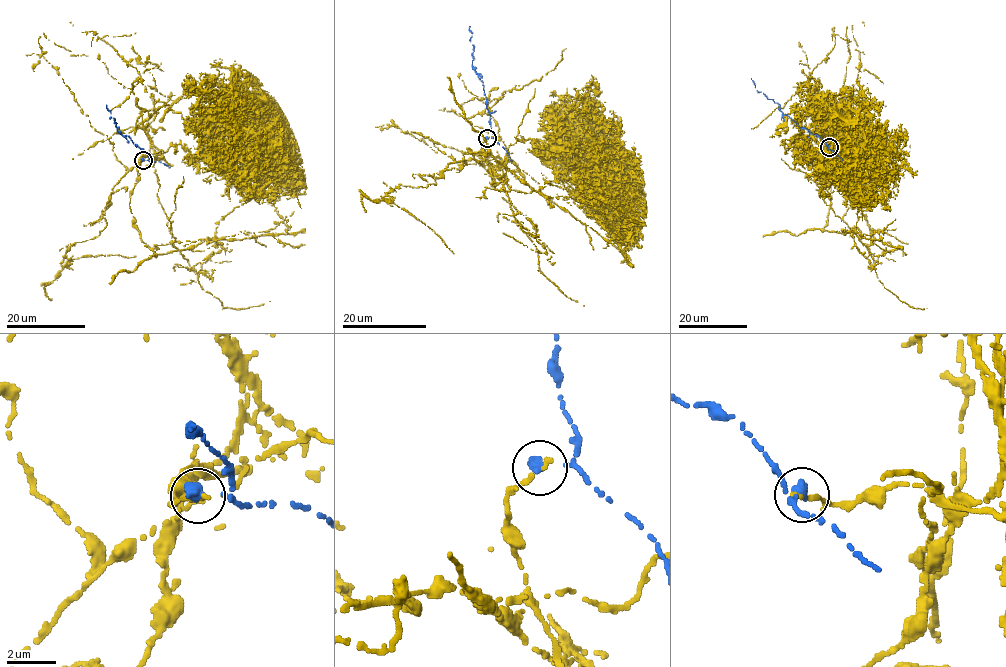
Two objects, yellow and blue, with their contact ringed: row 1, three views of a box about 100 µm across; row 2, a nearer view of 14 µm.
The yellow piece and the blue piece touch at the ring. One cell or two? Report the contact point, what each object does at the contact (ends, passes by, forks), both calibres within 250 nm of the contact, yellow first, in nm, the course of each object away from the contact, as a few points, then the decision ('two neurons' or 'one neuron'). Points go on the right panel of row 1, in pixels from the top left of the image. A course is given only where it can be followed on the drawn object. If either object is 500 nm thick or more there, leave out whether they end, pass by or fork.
place (829, 147); yellow ends; blue ends; calibres 240 and 420 nm; course yellow (829, 147), (857, 148), (835, 174), (824, 228), (845, 234), (855, 229), (862, 202), (801, 90), (808, 82); course blue (829, 147), (820, 136), (800, 128), (784, 115), (777, 102), (756, 90), (751, 78); two neurons

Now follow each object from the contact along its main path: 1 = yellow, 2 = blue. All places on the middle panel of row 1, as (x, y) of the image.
1: (488, 139), (490, 173), (466, 148), (547, 197), (591, 202), (603, 190), (598, 149), (560, 104)
2: (487, 139), (492, 138), (494, 132), (483, 83), (472, 63), (472, 33), (469, 26)

